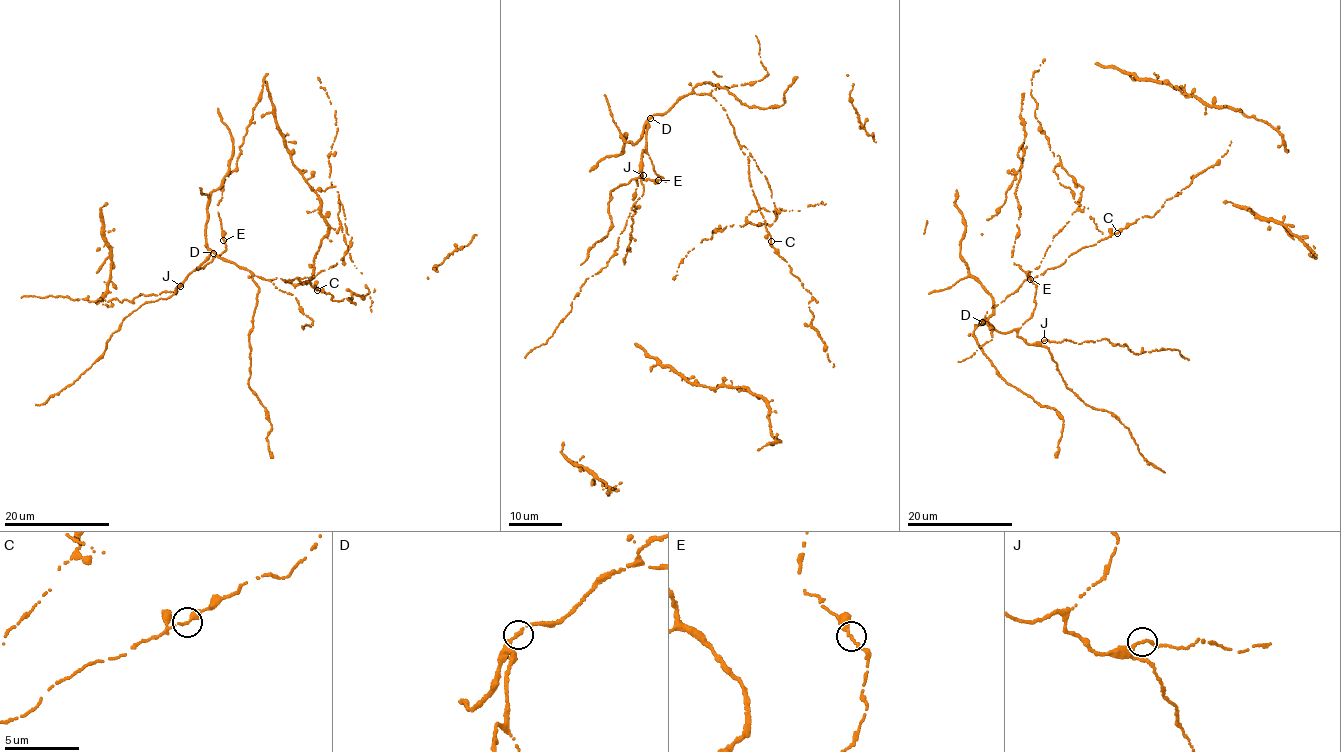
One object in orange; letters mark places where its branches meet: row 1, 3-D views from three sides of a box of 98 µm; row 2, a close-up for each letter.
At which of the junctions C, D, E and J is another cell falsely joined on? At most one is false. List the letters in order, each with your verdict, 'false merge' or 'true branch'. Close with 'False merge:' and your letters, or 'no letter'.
C: true branch
D: true branch
E: true branch
J: true branch
False merge: no letter

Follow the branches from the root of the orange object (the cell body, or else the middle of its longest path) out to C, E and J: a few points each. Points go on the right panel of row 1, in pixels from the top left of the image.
C: (1028, 278), (1059, 267), (1079, 249), (1117, 233)
E: (1028, 278), (975, 326), (984, 320), (1001, 332), (1017, 330), (1031, 316), (1035, 303), (1036, 291), (1030, 279)
J: (1028, 278), (975, 325), (984, 320), (1001, 332), (1016, 330), (1019, 337), (1032, 345), (1045, 340)

